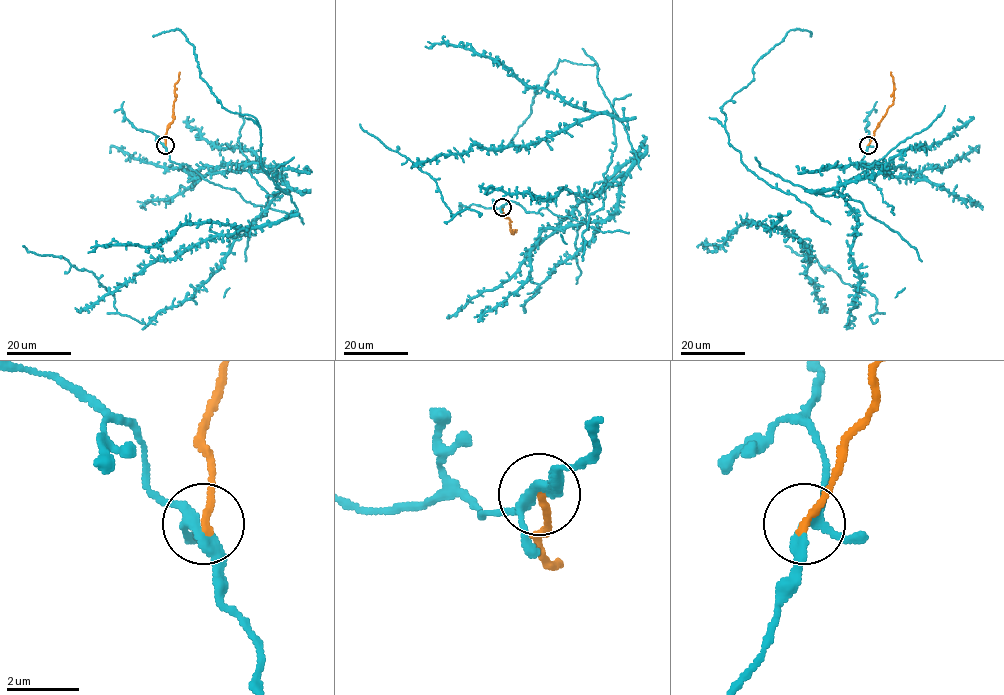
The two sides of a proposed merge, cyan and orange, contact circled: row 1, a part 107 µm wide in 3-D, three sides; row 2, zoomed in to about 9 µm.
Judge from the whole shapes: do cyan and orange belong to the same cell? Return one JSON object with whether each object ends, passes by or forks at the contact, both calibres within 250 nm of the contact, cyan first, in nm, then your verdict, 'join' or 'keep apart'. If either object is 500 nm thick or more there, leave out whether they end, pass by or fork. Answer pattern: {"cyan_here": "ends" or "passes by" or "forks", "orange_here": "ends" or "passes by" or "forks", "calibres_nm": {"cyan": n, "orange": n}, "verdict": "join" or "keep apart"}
{"cyan_here": "forks", "orange_here": "ends", "calibres_nm": {"cyan": 240, "orange": 220}, "verdict": "keep apart"}

